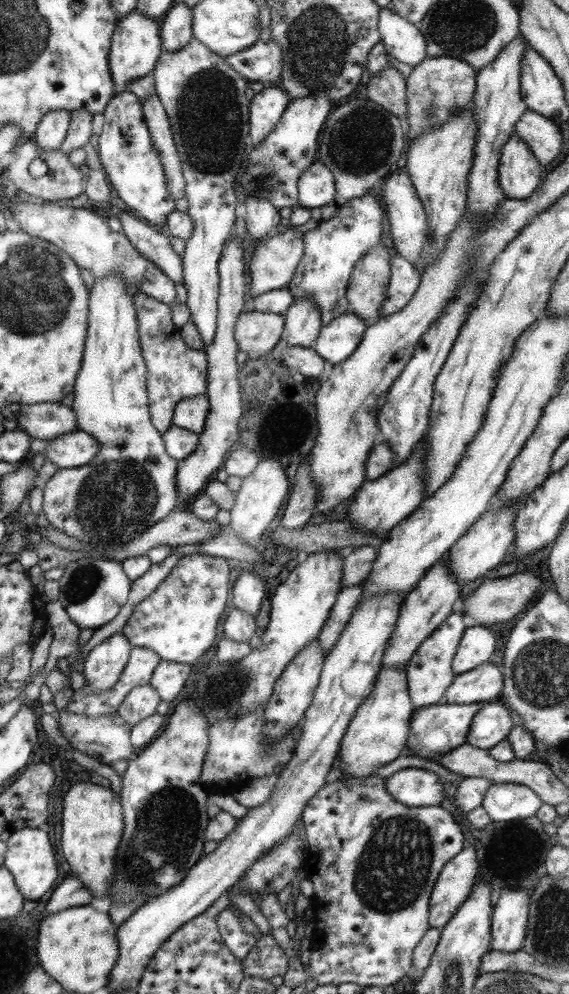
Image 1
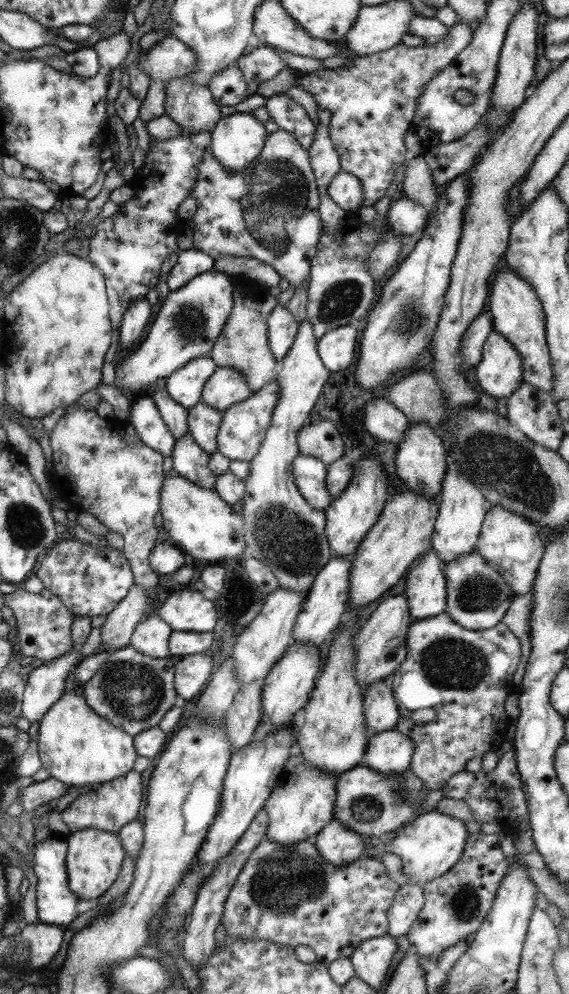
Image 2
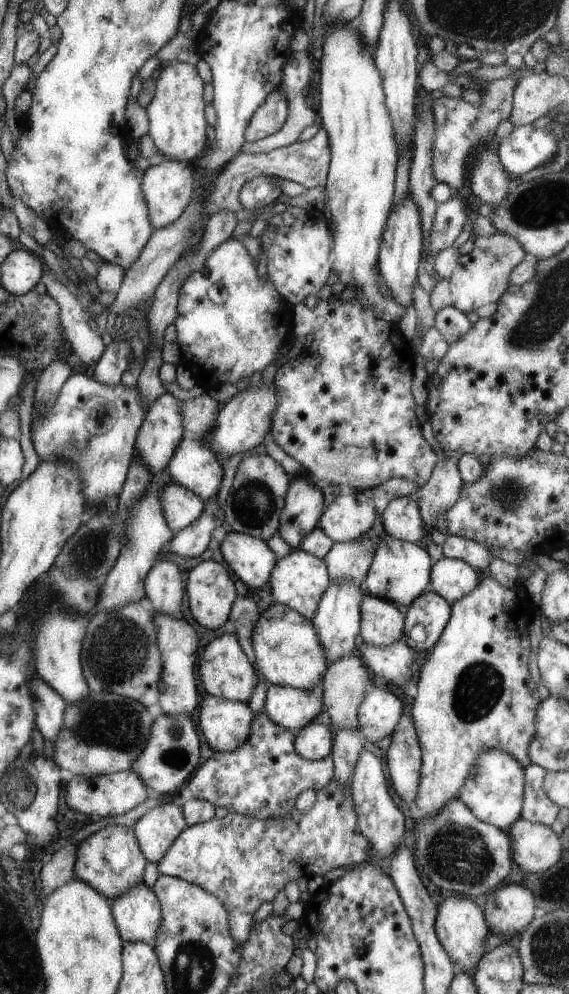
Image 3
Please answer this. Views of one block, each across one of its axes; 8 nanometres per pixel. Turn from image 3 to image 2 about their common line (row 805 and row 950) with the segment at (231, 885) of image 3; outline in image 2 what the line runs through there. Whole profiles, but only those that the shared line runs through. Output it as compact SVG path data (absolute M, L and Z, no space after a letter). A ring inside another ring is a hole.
M265 838L251 851L247 862L241 868L241 872L237 874L237 878L235 878L235 882L233 882L233 886L231 886L229 894L225 897L225 902L223 902L223 912L219 923L223 925L226 935L235 937L236 940L267 940L268 942L274 942L276 945L283 944L293 949L298 945L307 946L315 953L315 962L329 965L337 958L348 958L351 956L361 942L370 938L381 937L388 933L387 910L391 906L399 886L387 876L386 871L385 866L383 866L380 860L369 858L368 856L361 856L351 862L351 864L348 864L348 866L335 868L335 866L331 866L331 864L323 860L323 856L319 854L319 850L315 848L311 838L295 842L295 844L277 844L277 842L271 842L271 840Z

